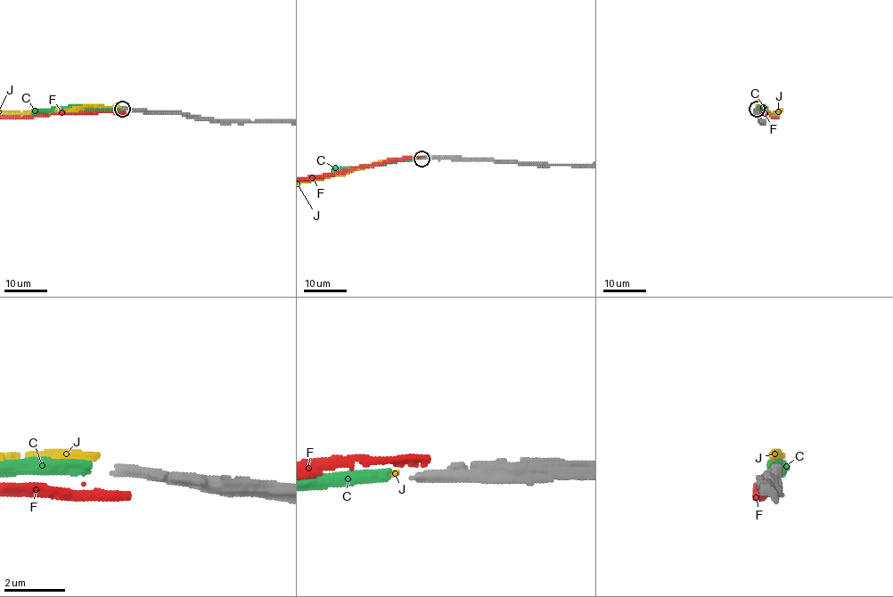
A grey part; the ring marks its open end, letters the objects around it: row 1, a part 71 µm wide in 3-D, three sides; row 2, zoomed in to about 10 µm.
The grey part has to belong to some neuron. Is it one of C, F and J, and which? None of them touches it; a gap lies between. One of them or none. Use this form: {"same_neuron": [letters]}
{"same_neuron": ["C"]}

